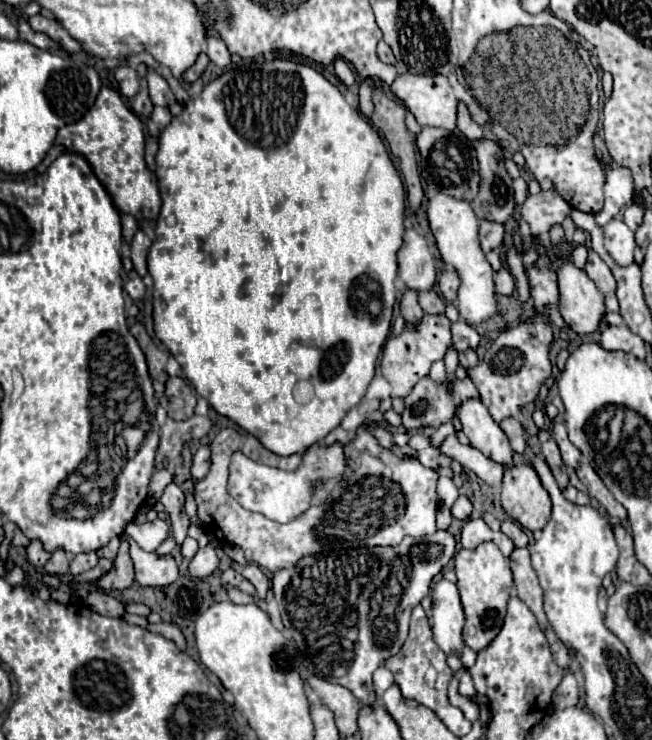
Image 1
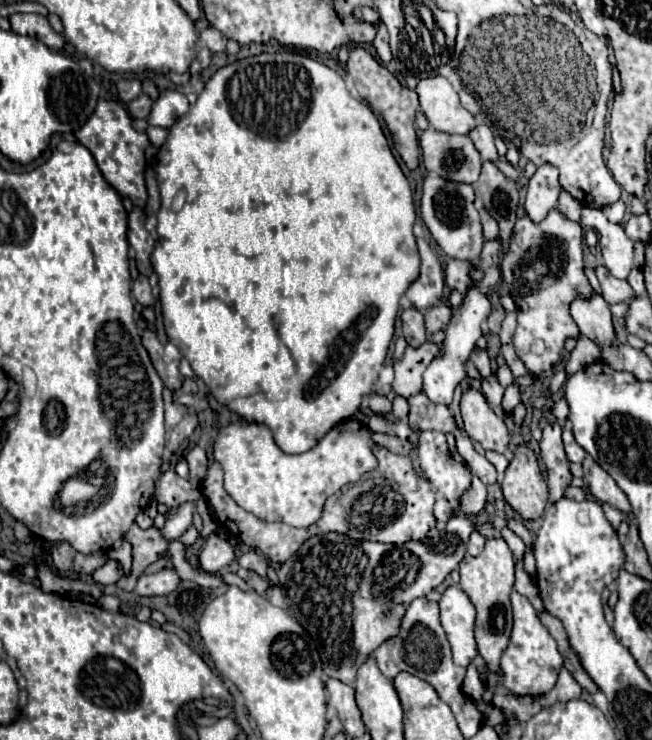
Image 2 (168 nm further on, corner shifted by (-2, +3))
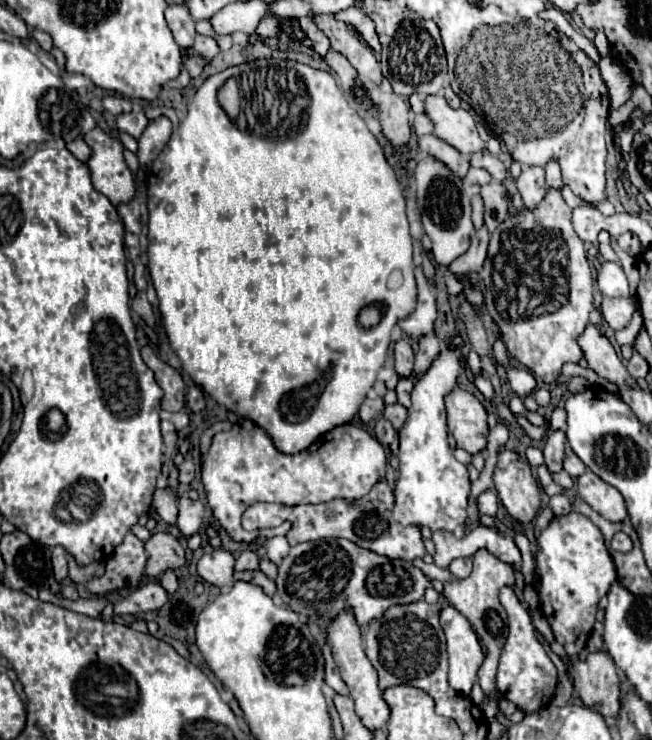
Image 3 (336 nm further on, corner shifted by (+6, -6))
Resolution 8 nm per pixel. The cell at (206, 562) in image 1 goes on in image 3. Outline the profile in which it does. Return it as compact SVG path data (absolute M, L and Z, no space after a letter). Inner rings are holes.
M214 549L210 553L204 553L196 563L198 575L216 587L232 587L232 571L234 571L234 557L226 549Z

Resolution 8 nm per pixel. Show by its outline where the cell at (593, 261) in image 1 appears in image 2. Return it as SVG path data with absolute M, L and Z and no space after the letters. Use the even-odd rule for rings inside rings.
M604 266L596 268L596 276L602 286L602 296L608 304L618 304L618 302L628 302L630 296L634 296L634 290L626 280L614 278Z

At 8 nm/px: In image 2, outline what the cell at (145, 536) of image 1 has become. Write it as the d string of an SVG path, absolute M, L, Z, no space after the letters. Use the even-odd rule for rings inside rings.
M194 502L180 504L178 508L174 508L166 514L166 524L162 528L162 534L168 540L180 538L192 526L192 516L194 516Z

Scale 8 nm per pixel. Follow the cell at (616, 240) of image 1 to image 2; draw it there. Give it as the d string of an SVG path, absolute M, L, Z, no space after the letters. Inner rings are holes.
M584 208L580 222L598 232L602 260L608 272L614 278L626 278L632 270L634 242L624 234L624 230L618 224L610 224L608 218L596 208Z

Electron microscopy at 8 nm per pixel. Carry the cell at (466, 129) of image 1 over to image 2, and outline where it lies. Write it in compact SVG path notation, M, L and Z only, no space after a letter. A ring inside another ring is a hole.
M480 124L476 130L472 130L470 140L474 142L482 160L492 160L492 162L498 160L498 152L496 152L496 146L494 146L494 134L486 124Z

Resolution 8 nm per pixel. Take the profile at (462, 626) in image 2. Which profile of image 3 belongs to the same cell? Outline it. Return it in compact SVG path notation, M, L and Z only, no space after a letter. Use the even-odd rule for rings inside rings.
M448 603L440 611L440 625L446 635L446 649L450 663L448 683L458 693L468 695L476 681L476 671L484 661L478 637L470 627L468 619Z

